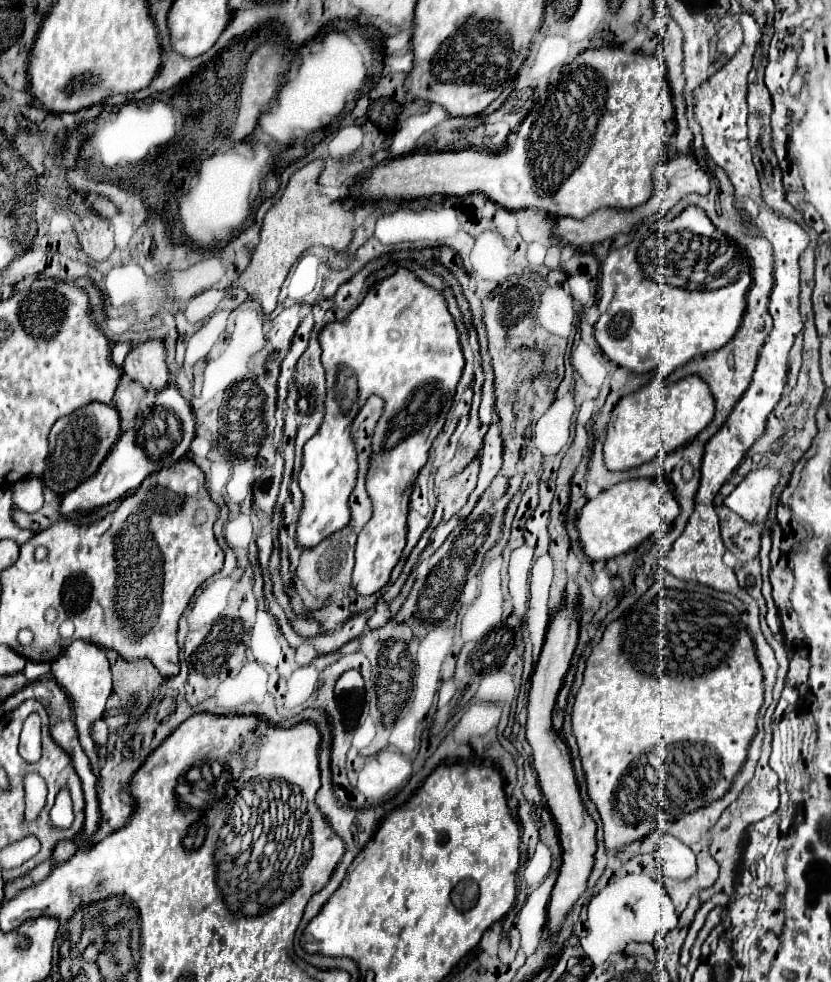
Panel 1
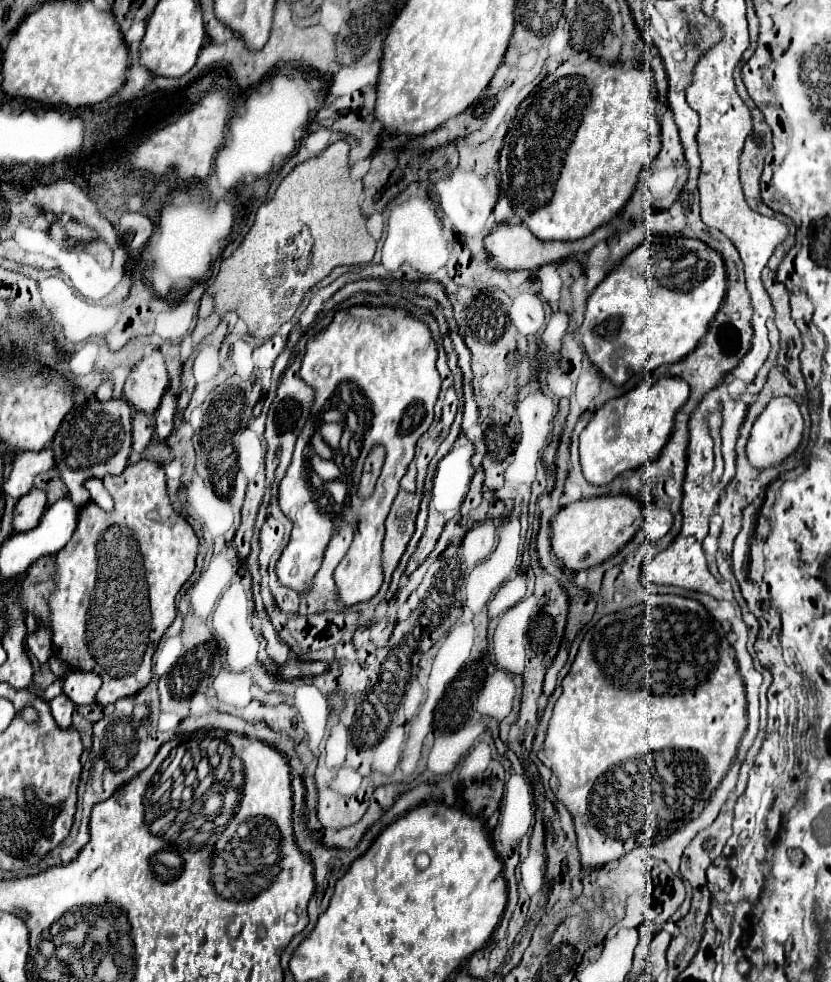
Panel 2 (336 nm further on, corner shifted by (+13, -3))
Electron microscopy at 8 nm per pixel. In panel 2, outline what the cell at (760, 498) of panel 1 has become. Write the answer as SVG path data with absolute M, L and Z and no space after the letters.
M774 397L770 399L770 403L766 405L766 409L760 413L760 417L756 419L752 433L750 433L750 441L748 441L748 459L750 463L762 471L768 469L776 463L780 463L782 459L786 459L788 455L792 455L796 451L796 447L800 445L802 439L802 415L798 405L790 399L790 397Z

